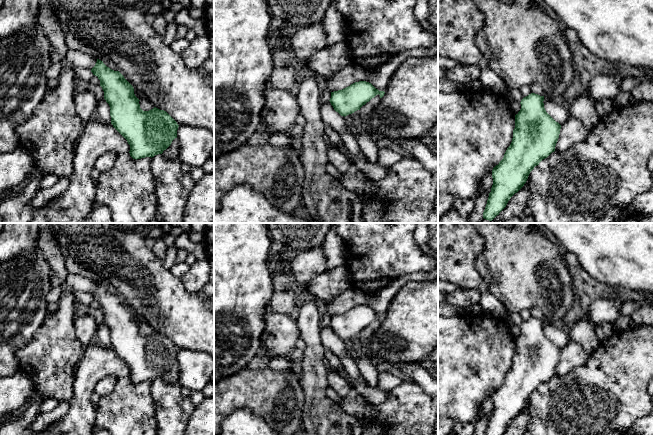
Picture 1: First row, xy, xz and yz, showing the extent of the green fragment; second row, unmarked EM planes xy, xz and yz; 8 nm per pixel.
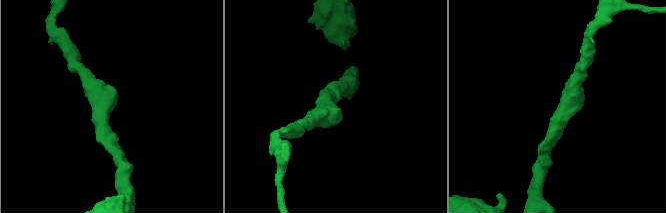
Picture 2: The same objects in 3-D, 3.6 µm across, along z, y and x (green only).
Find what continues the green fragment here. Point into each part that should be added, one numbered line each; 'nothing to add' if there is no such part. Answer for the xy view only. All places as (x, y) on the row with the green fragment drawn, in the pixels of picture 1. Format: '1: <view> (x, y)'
nothing to add

